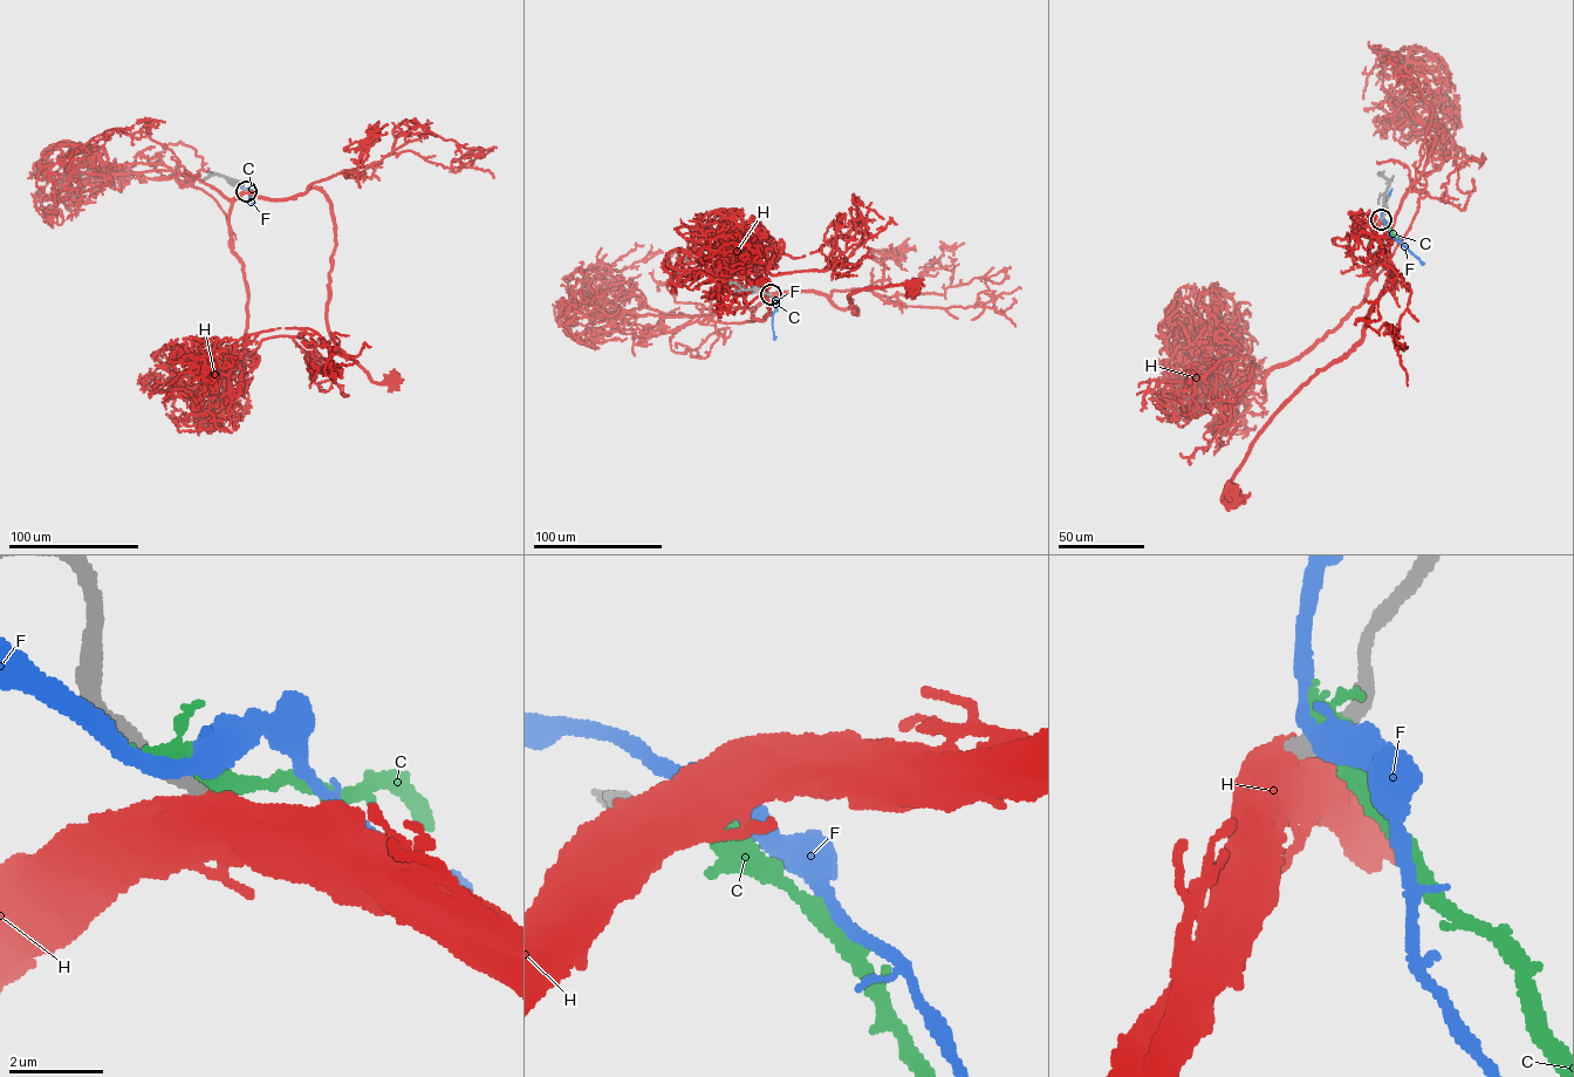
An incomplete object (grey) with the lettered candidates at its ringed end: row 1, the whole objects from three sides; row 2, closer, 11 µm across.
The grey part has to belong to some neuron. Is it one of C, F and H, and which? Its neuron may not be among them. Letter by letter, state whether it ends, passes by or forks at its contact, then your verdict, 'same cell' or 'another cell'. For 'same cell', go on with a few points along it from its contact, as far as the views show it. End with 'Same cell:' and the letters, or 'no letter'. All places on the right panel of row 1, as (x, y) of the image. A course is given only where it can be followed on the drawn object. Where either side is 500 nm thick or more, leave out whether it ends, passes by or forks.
C: it passes by; another cell
F: it forks there; another cell
H: same cell; it runs (1381, 219), (1369, 256), (1391, 267), (1393, 275), (1363, 340), (1277, 411), (1229, 483), (1230, 496)
Same cell: H

